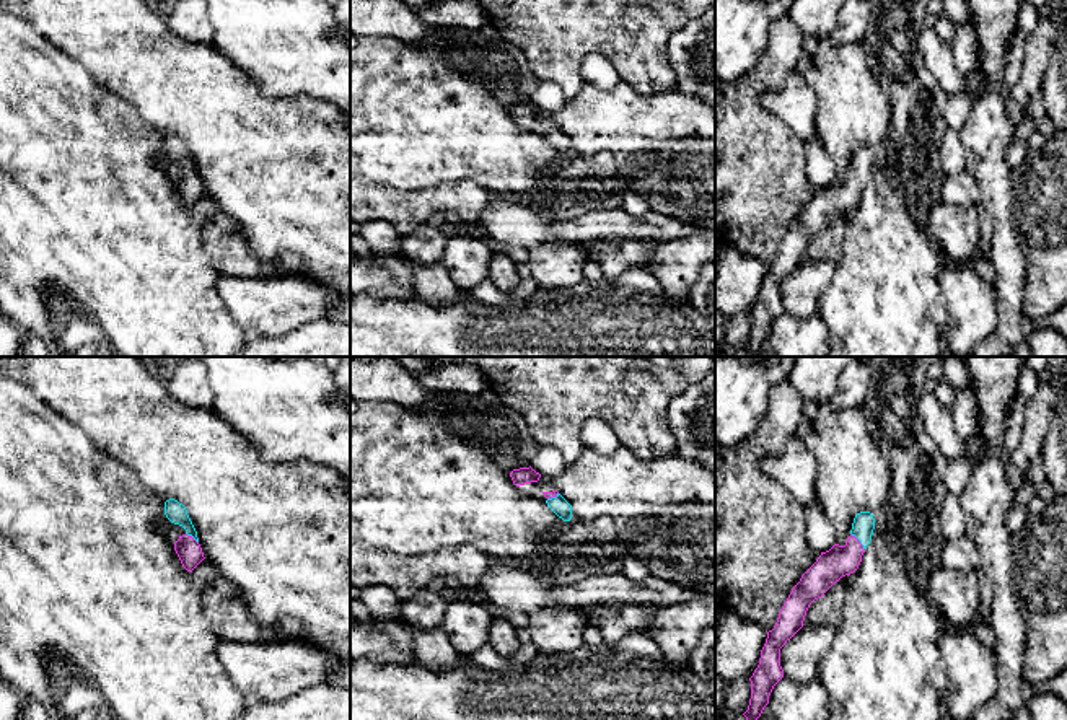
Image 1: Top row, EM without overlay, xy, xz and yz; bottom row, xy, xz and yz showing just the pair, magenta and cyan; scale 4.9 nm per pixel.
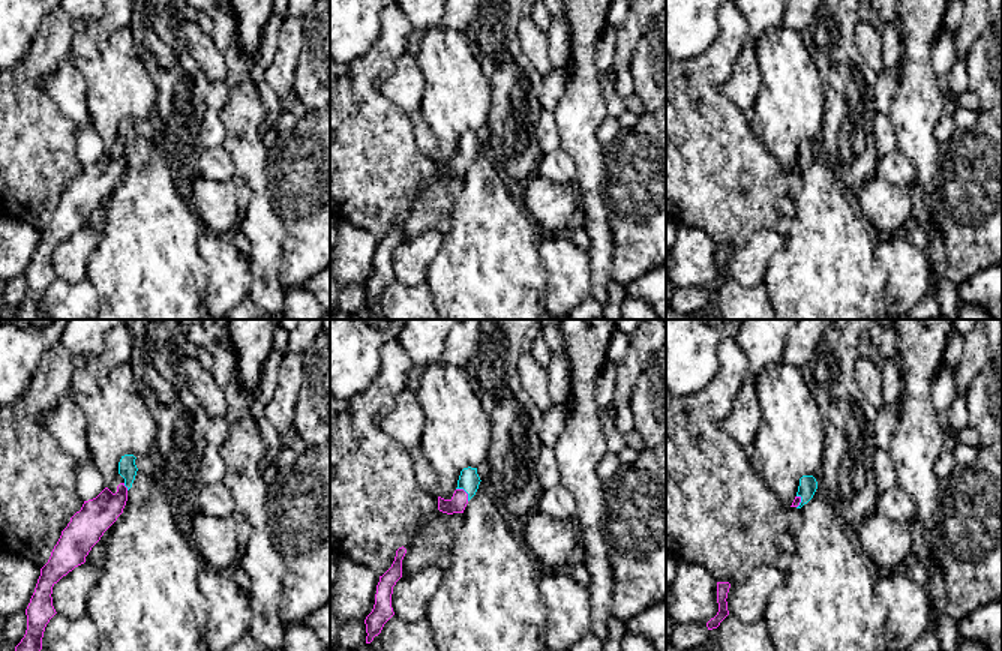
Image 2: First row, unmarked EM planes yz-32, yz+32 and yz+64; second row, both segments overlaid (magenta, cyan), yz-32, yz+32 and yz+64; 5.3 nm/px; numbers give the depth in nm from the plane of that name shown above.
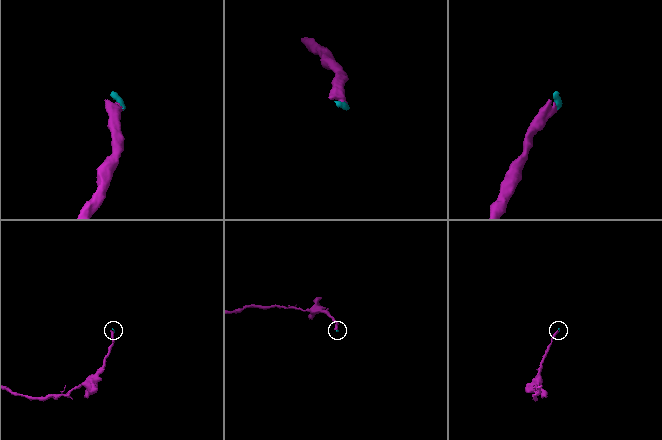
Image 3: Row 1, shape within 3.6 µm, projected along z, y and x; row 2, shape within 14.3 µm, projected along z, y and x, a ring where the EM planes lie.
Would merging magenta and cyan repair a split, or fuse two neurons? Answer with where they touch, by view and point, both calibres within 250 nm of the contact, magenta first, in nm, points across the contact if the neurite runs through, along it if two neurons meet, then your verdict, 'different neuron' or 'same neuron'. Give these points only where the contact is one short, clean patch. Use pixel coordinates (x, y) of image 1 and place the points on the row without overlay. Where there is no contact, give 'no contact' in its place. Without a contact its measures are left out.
meets magenta in yz at (859, 176); 160 nm thick on the magenta side, 110 nm on the other; runs through yz (839, 196), (859, 176), (864, 158); same neuron

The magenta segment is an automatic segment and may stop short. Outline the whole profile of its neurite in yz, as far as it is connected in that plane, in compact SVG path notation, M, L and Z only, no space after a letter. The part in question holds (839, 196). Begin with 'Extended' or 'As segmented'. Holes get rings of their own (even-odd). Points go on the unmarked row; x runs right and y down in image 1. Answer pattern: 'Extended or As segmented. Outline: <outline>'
Extended. Outline: M889 137L872 148L857 148L847 178L844 181L834 179L829 186L821 187L816 197L792 223L774 264L767 267L759 300L749 313L751 334L748 345L743 349L746 357L756 357L761 352L764 342L769 339L774 321L784 313L780 283L803 262L810 239L821 233L842 212L858 204L875 163L891 166L893 160L894 145Z

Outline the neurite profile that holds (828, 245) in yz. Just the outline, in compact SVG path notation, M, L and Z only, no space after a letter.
M852 209L836 217L821 233L815 235L805 251L806 261L837 262L842 252L842 239L850 222Z

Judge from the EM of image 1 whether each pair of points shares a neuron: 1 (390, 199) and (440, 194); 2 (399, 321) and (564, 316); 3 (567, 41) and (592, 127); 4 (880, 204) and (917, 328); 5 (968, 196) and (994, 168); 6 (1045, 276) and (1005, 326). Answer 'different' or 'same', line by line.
1: same
2: same
3: different
4: same
5: different
6: different

